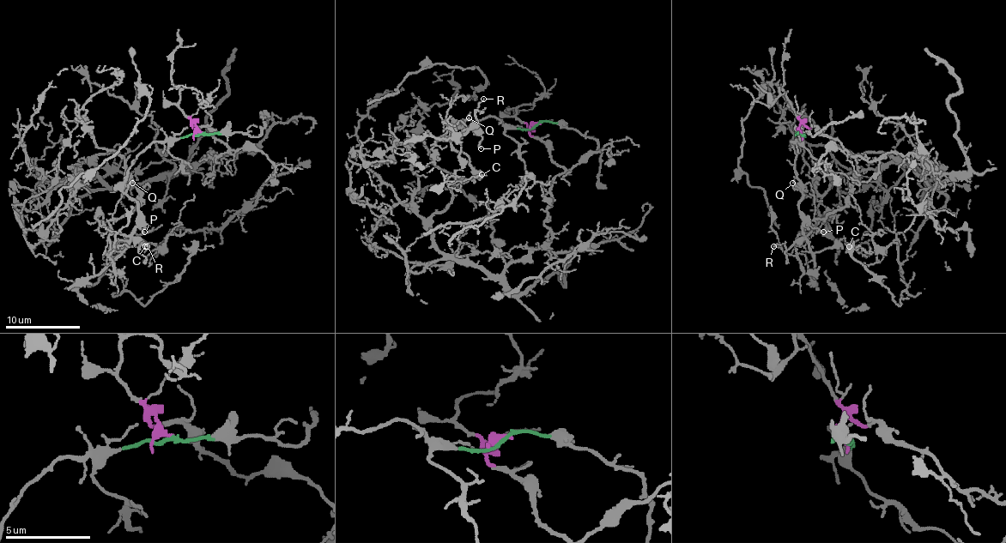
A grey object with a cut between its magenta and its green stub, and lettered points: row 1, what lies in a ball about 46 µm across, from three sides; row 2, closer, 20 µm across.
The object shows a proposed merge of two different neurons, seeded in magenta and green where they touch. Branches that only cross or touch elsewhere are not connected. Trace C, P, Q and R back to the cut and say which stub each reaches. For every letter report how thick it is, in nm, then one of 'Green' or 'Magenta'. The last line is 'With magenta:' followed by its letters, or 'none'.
C: Thickness 170 nm. Green
P: Thickness 80 nm. Green
Q: Thickness 130 nm. Green
R: Thickness 120 nm. Green
With magenta: none

